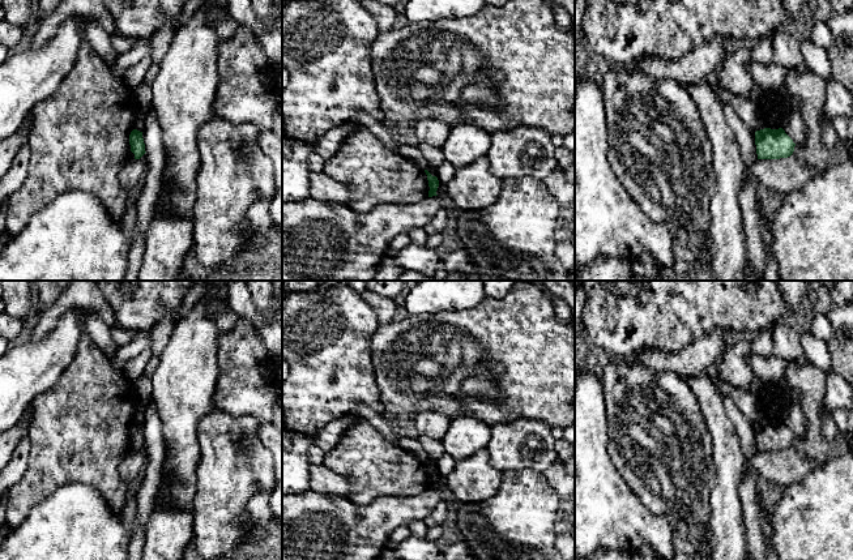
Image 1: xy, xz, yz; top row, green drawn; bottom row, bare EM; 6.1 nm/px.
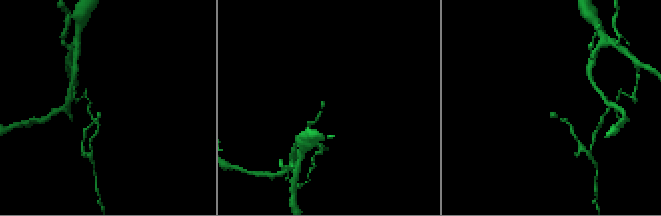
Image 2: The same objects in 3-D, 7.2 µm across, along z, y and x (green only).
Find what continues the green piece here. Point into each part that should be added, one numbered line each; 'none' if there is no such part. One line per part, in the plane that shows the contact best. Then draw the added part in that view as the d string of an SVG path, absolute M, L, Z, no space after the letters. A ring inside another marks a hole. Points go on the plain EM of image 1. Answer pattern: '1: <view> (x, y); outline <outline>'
none

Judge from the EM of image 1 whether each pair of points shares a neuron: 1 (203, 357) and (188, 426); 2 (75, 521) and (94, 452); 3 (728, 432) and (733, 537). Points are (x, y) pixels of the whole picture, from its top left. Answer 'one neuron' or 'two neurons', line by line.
1: one neuron
2: two neurons
3: one neuron

